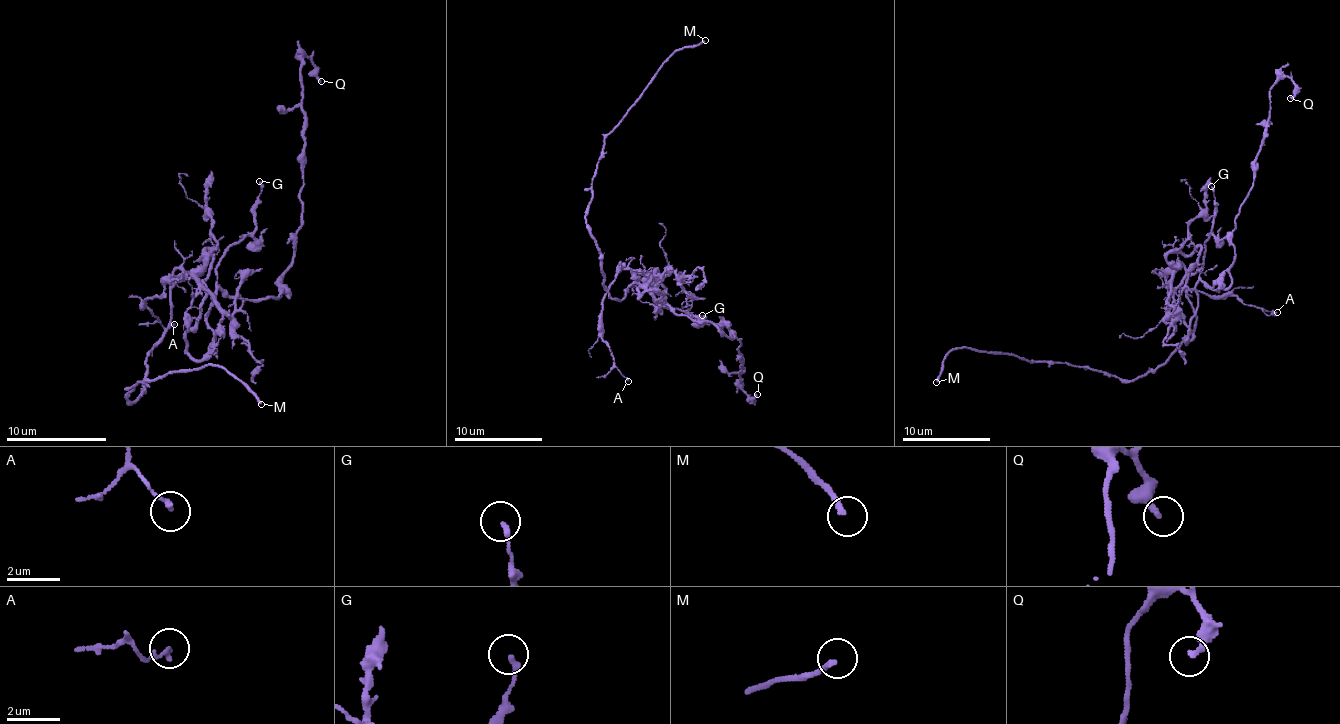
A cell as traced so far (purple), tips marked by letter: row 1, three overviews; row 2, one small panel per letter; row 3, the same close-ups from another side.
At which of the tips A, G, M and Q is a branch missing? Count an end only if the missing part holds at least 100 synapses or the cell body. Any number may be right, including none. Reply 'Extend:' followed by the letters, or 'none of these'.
Extend: M

